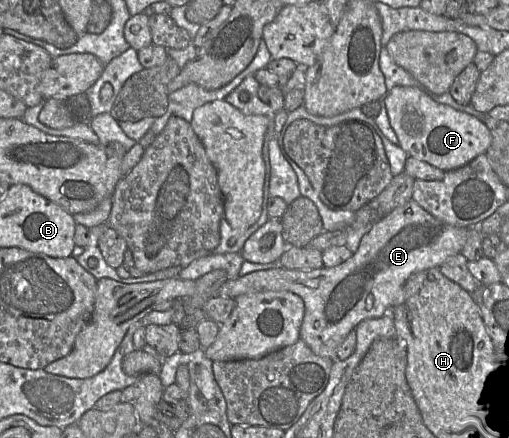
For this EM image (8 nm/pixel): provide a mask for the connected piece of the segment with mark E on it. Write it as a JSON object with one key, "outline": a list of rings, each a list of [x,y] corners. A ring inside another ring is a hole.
{"outline":[[[410,199],[375,223],[361,239],[357,251],[343,263],[312,270],[274,267],[250,272],[235,279],[226,280],[218,290],[218,295],[235,299],[241,294],[263,291],[289,291],[297,294],[304,302],[300,339],[316,355],[337,359],[336,352],[339,345],[359,322],[389,313],[401,298],[402,288],[411,275],[421,270],[438,268],[448,257],[461,253],[469,235],[470,228],[448,225],[423,209],[415,200]]]}

